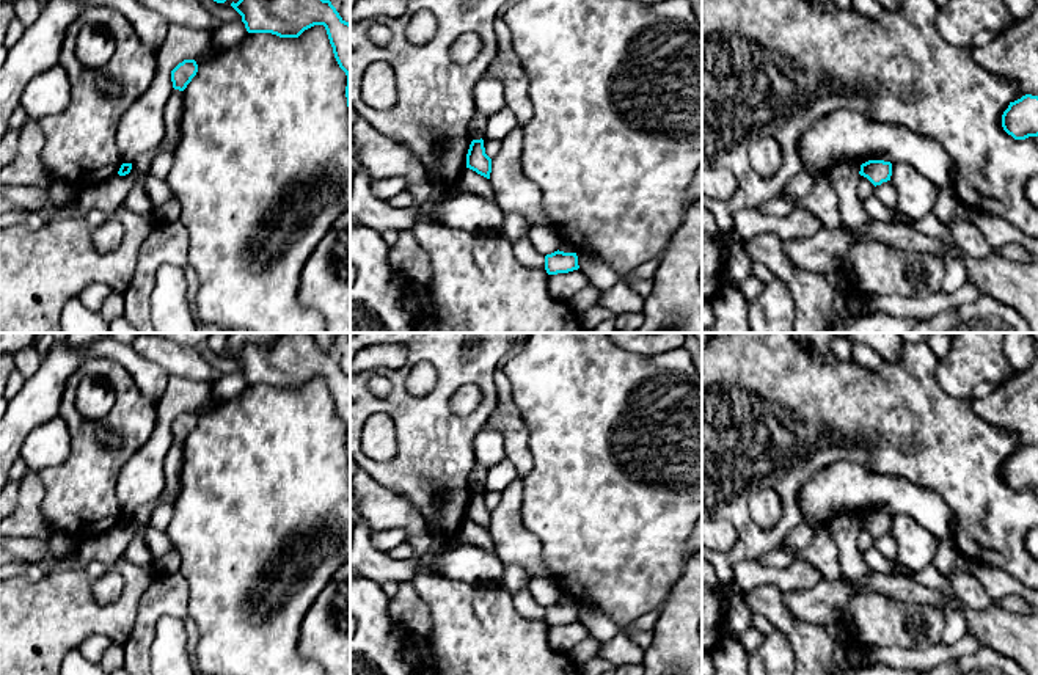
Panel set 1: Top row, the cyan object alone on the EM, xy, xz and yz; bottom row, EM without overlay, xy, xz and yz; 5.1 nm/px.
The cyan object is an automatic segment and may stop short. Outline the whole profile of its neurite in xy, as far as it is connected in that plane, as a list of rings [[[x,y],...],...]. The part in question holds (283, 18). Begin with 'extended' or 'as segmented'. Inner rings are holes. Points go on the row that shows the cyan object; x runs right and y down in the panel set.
as segmented; [[[239,0],[231,6],[242,16],[248,33],[298,38],[314,25],[323,25],[339,68],[347,75],[345,97],[350,113],[350,24],[330,0]]]

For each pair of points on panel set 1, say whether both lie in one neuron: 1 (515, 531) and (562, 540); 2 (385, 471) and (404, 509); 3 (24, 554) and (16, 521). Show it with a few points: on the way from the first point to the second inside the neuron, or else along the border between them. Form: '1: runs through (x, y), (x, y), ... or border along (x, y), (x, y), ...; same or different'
1: border along (520, 503), (522, 523), (539, 539), (547, 572); different
2: border along (366, 471), (382, 485), (405, 498), (424, 517); different
3: border along (52, 531), (46, 537), (16, 539); different

